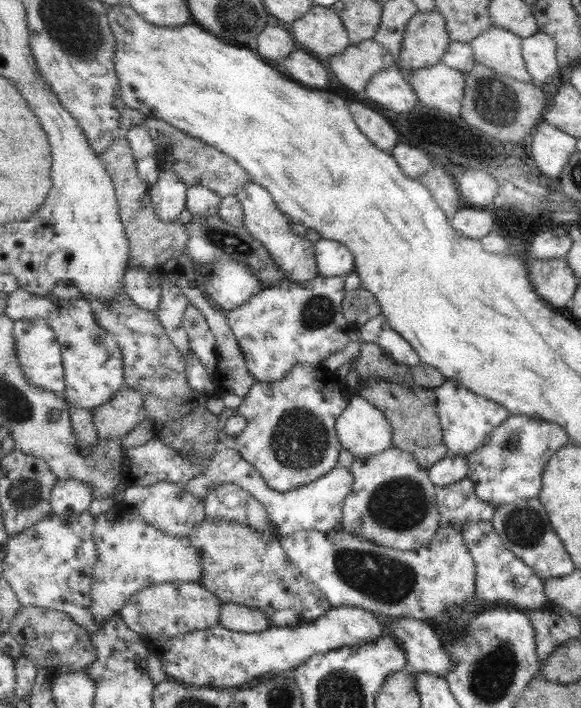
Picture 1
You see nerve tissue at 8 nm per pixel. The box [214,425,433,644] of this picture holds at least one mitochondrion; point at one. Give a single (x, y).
(389, 580)

